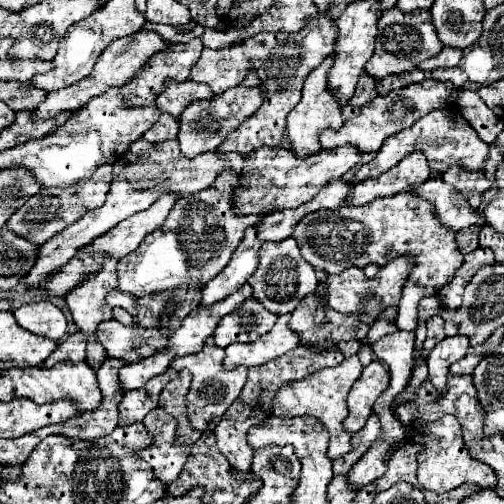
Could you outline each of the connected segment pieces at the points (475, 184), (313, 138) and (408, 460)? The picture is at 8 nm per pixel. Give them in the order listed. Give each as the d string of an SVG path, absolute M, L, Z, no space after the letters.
M450 168L450 172L442 174L442 180L462 192L472 208L480 206L482 192L490 188L484 172L462 172L462 168Z
M332 52L330 56L326 56L326 60L316 66L304 80L302 86L302 98L296 104L296 108L288 114L286 122L288 122L288 138L290 138L290 148L294 152L298 152L298 156L306 156L310 152L318 152L322 146L318 142L318 132L324 128L334 128L338 130L344 122L342 112L340 112L340 104L338 104L338 96L328 88L328 72L334 66L334 58L336 54Z
M414 442L400 446L390 458L390 468L386 476L374 480L378 492L388 490L396 482L410 482L414 486L414 460L422 452L422 448L424 448L422 444L414 444Z

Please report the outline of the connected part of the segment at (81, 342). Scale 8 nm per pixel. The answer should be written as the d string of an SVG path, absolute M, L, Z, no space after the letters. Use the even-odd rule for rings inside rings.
M76 332L72 336L68 336L66 340L62 340L58 344L58 348L50 354L50 358L44 362L46 368L50 366L56 366L60 362L70 362L70 364L78 364L86 358L86 338Z

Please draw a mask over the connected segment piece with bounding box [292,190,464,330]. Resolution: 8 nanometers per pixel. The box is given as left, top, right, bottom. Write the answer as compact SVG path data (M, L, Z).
M414 190L372 200L364 206L340 206L338 210L318 210L306 214L294 228L292 238L298 242L300 254L316 270L338 274L350 266L364 268L366 264L384 266L396 256L414 256L416 266L404 284L398 308L398 330L414 330L420 298L438 292L462 264L464 256L458 252L454 230L444 228L436 216L434 206L420 198Z

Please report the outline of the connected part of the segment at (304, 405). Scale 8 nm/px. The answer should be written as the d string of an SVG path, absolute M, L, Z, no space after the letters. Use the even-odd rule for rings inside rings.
M350 356L346 358L342 364L334 366L334 368L324 368L318 370L302 380L290 382L286 386L282 386L274 398L274 406L272 406L272 414L278 418L296 418L296 416L314 416L328 432L330 432L330 446L328 446L328 458L330 460L338 460L344 454L350 452L350 434L344 432L342 428L342 420L348 416L348 408L346 408L346 394L352 388L352 384L358 380L362 372L362 364L358 360L358 356Z

